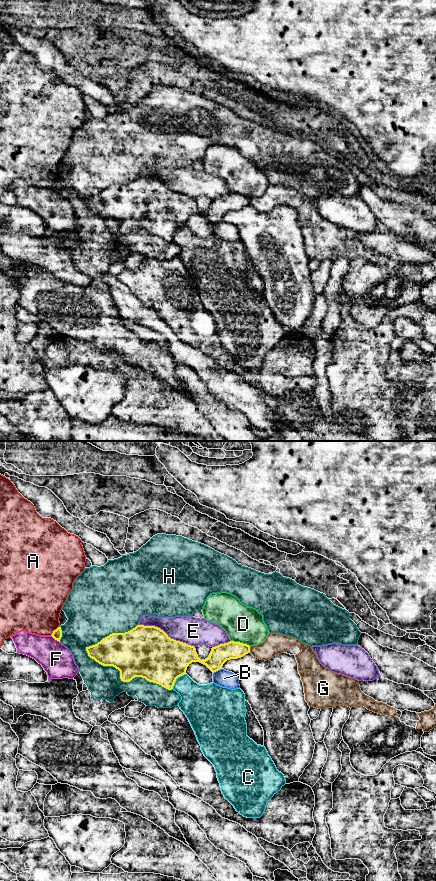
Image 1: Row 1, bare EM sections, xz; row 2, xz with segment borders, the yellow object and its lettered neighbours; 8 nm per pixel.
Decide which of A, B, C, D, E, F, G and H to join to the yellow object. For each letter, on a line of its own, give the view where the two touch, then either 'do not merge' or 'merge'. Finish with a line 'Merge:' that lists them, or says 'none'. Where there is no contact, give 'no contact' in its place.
A: contact in xz; do not merge
B: contact in xz; do not merge
C: contact in xz; do not merge
D: contact in xz; do not merge
E: contact in xz; do not merge
F: contact in xz; do not merge
G: contact in xz; do not merge
H: contact in xz; do not merge
Merge: none

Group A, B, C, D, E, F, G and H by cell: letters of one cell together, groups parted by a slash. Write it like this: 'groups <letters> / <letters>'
groups A / B / C / D / E / F / G / H

